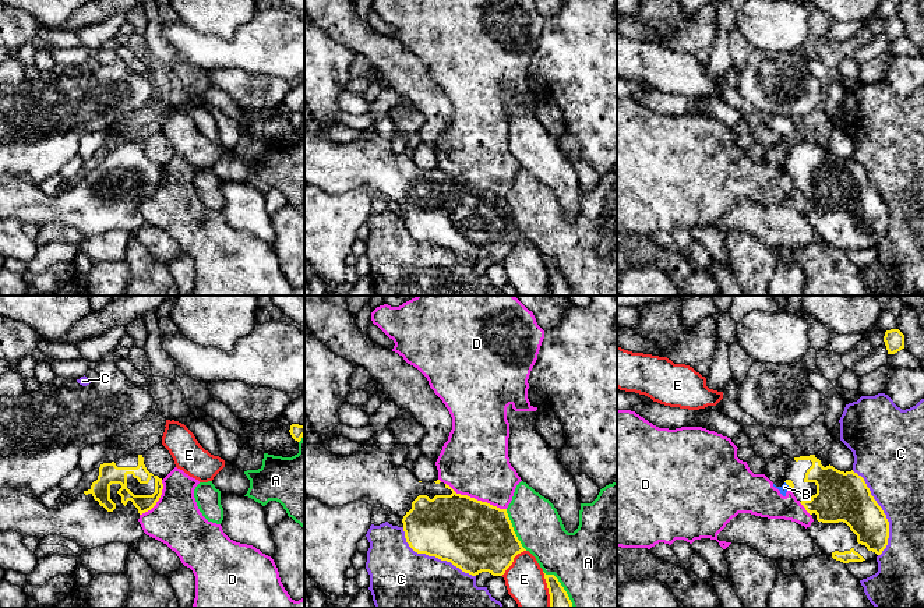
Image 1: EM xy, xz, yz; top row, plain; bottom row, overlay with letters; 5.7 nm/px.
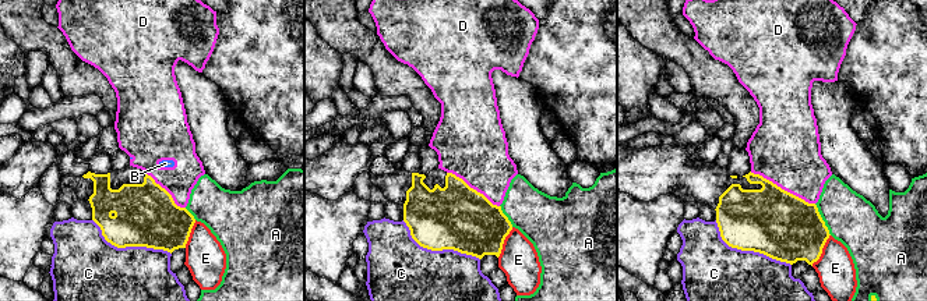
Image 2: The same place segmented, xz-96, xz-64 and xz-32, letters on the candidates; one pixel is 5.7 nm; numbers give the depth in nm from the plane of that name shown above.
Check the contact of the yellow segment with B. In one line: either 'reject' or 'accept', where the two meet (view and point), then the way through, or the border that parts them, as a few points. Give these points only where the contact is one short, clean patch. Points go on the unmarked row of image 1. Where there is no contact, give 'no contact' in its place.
reject; contact yz (787, 172); border yz (785, 169), (792, 177)

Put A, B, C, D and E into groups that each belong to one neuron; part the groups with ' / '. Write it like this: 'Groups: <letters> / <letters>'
Groups: A / B D / C / E

